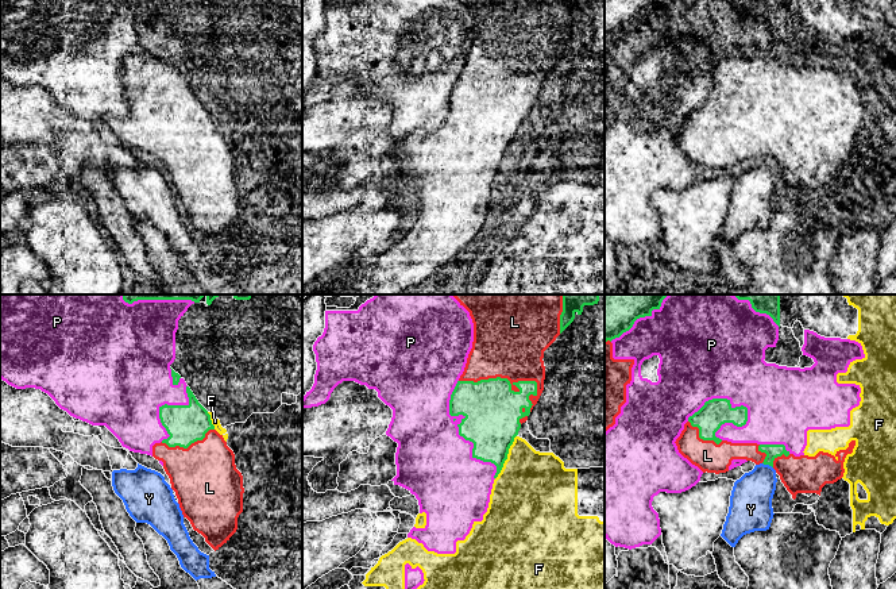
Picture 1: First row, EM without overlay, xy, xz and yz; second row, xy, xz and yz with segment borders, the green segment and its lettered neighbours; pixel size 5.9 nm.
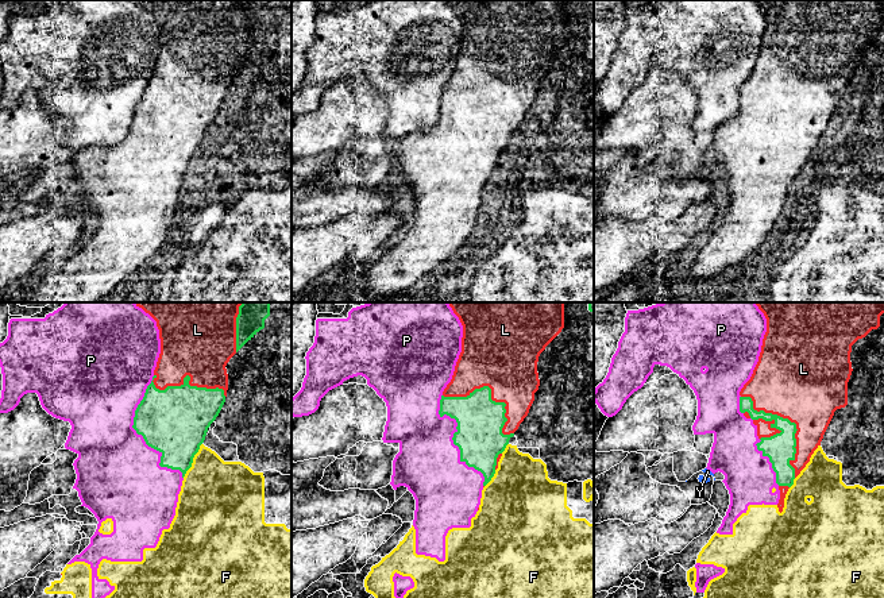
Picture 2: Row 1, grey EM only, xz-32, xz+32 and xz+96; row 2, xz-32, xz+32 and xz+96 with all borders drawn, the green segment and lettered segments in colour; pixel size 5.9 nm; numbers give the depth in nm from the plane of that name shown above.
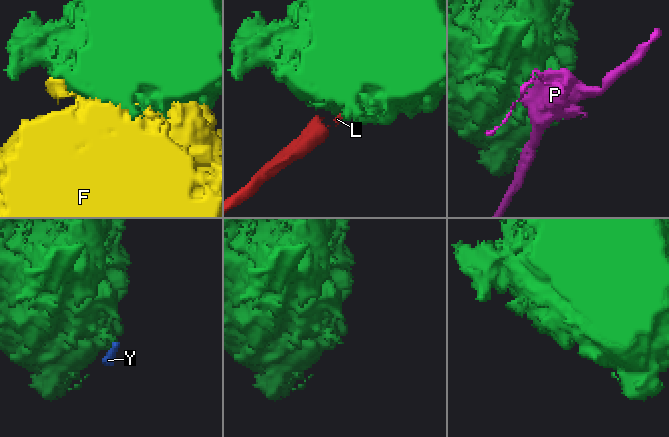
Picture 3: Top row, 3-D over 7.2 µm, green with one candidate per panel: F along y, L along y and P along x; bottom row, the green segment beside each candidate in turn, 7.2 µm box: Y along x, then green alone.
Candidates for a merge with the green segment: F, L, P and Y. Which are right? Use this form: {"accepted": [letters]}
{"accepted": []}

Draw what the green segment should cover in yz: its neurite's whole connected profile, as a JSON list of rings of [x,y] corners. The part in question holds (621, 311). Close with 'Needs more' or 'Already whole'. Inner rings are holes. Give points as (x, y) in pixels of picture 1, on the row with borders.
[[[605,294],[605,342],[619,338],[640,317],[652,316],[668,294]]]. Already whole

